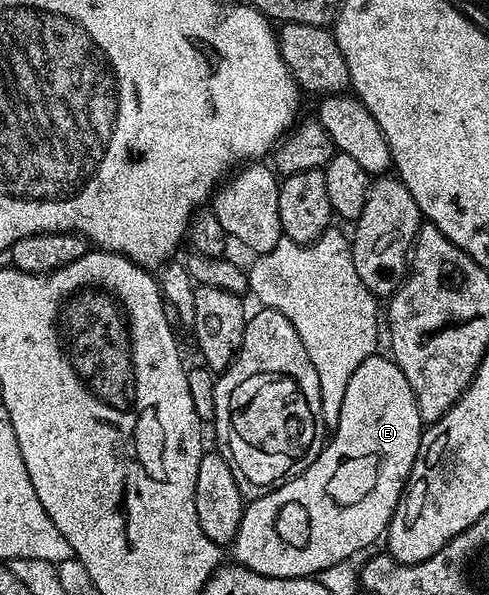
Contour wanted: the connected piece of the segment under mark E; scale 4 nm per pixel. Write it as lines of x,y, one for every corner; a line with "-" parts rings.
375,356
364,360
364,364
360,364
360,368
356,368
356,372
352,372
352,380
348,380
348,388
344,392
344,404
340,404
340,420
337,426
333,427
331,436
323,445
322,451
316,456
316,460
312,460
312,464
308,464
308,468
304,468
304,472
300,472
300,476
296,476
292,480
288,480
278,490
271,490
268,494
268,503
270,502
270,550
246,550
240,558
241,565
246,566
252,572
263,574
264,576
272,576
273,578
308,578
315,576
322,569
328,569
334,564
341,562
349,562
354,558
353,554
358,554
361,550
369,551
373,542
381,543
383,541
386,529
390,527
392,516
396,512
396,504
402,495
402,489
406,486
406,481
410,475
412,464
416,460
416,452
420,448
420,440
424,423
418,405
416,404
416,396
412,392
412,384
408,384
408,376
404,376
404,372
400,372
400,368
394,362
393,357

